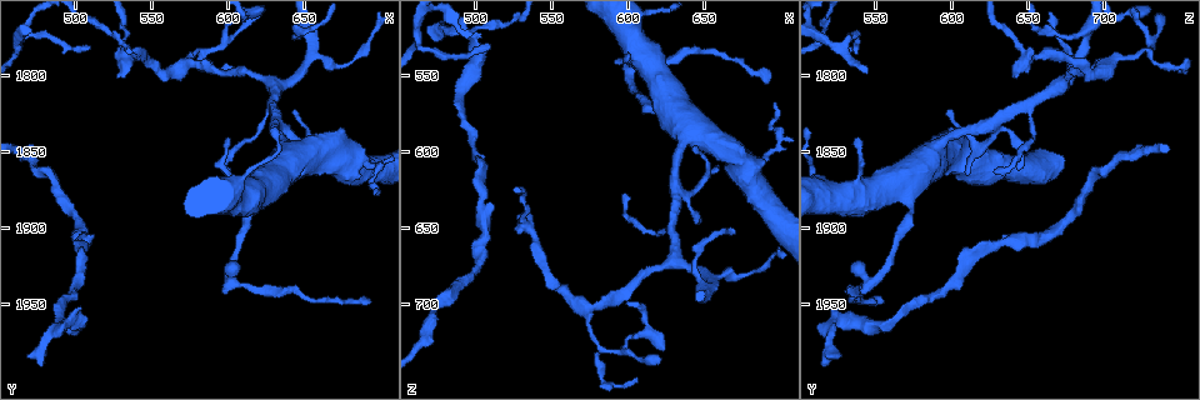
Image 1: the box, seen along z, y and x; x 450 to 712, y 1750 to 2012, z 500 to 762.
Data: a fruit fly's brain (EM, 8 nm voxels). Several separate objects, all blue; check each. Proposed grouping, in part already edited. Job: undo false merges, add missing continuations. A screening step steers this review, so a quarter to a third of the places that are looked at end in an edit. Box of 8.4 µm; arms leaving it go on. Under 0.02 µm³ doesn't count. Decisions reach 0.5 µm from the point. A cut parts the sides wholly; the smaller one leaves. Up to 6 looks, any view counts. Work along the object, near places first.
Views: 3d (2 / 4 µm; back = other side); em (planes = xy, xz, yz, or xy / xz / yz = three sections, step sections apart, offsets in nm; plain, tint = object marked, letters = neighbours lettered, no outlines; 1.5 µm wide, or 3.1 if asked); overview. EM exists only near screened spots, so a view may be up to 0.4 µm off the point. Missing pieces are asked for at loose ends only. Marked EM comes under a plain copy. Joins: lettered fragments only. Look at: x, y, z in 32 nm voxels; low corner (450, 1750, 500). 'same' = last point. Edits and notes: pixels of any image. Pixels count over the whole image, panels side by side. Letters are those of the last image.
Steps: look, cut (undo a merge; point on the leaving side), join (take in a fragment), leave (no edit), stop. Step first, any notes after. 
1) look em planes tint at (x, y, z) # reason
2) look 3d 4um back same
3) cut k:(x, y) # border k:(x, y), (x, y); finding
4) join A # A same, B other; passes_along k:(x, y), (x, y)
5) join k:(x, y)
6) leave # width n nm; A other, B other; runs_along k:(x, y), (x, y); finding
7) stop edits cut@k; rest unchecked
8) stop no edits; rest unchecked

look em planes letters at (696, 1878, 570) # free end

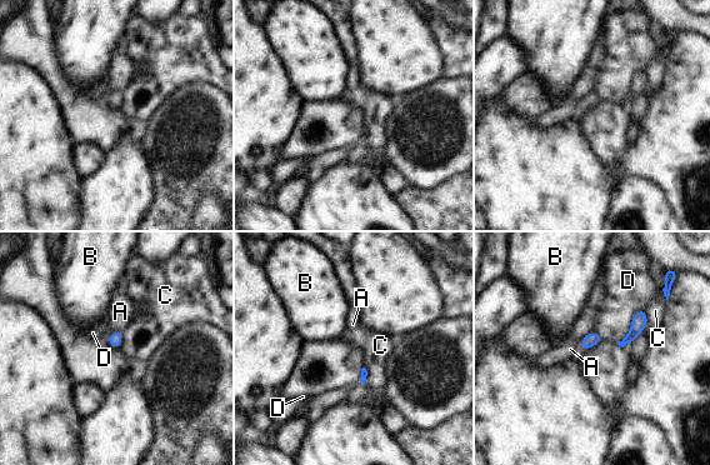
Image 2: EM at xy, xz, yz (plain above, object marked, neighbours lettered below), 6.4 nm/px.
leave # A other, B other, C other, D other; border 2:(593, 330), (580, 341), (585, 350); no lettered fragment goes on from it

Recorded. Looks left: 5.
look em xz step 4 letters at (510, 1782, 528) # thin end

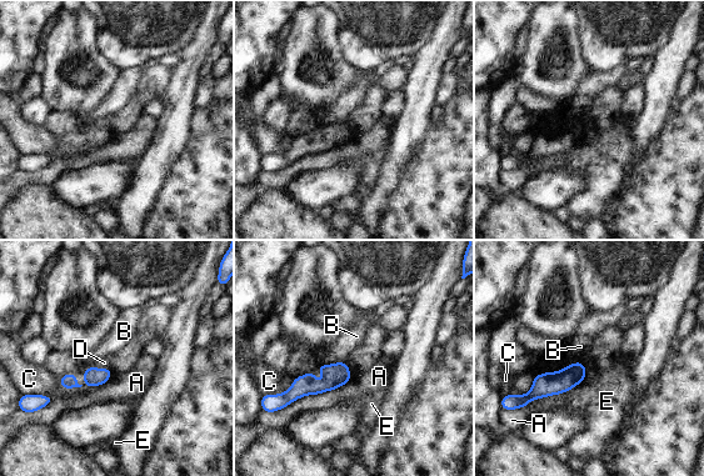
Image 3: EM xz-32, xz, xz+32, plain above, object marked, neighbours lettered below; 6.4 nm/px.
leave # A other, B other, C other, D other, E other; no lettered fragment goes on from it

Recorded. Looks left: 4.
look em yz step 4 tint at (532, 1786, 648) # abrupt turn

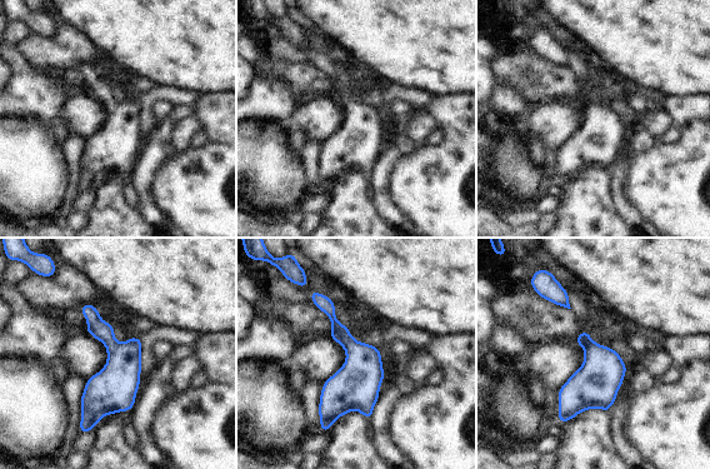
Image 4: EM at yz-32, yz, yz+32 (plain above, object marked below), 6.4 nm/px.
look em planes tint same

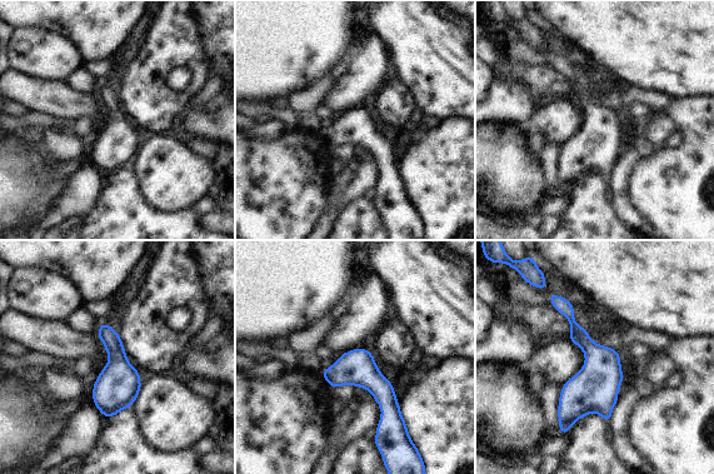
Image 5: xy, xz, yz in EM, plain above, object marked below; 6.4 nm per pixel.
look em planes letters same # see the neighbours

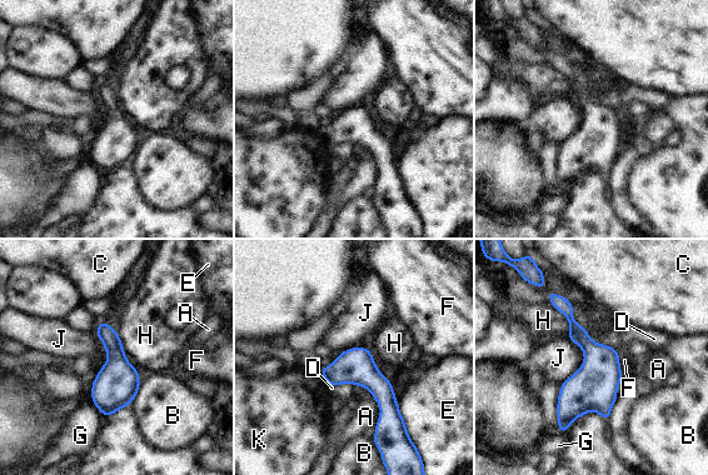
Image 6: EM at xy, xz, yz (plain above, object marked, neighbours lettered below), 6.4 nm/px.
leave # A other, B other, C other, D other, E other, F other, G other, H other, J other, K other; runs_along 6:(556, 299), (591, 349), (563, 424); all the same cell

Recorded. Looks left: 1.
stop no edits; rest unchecked

